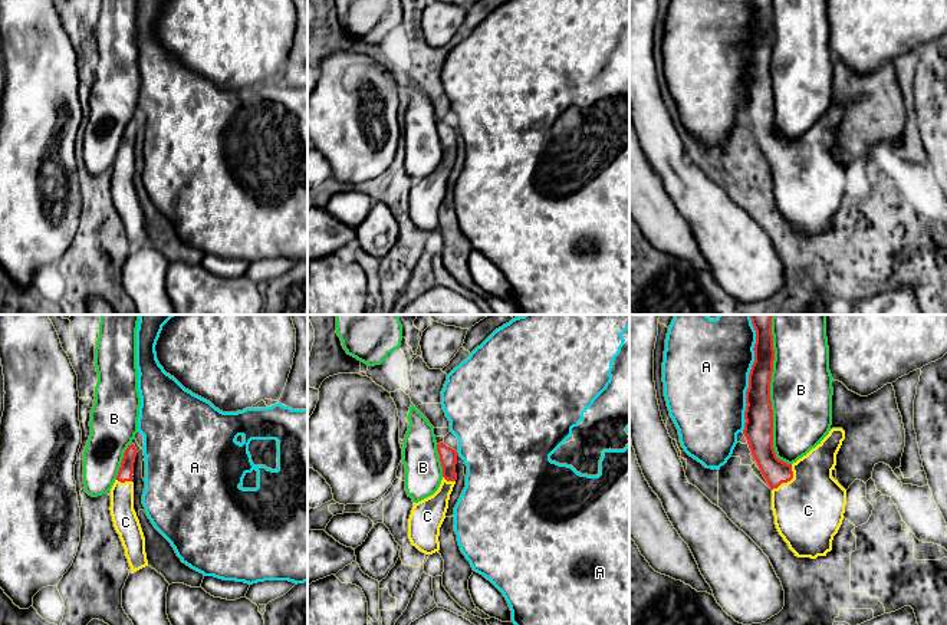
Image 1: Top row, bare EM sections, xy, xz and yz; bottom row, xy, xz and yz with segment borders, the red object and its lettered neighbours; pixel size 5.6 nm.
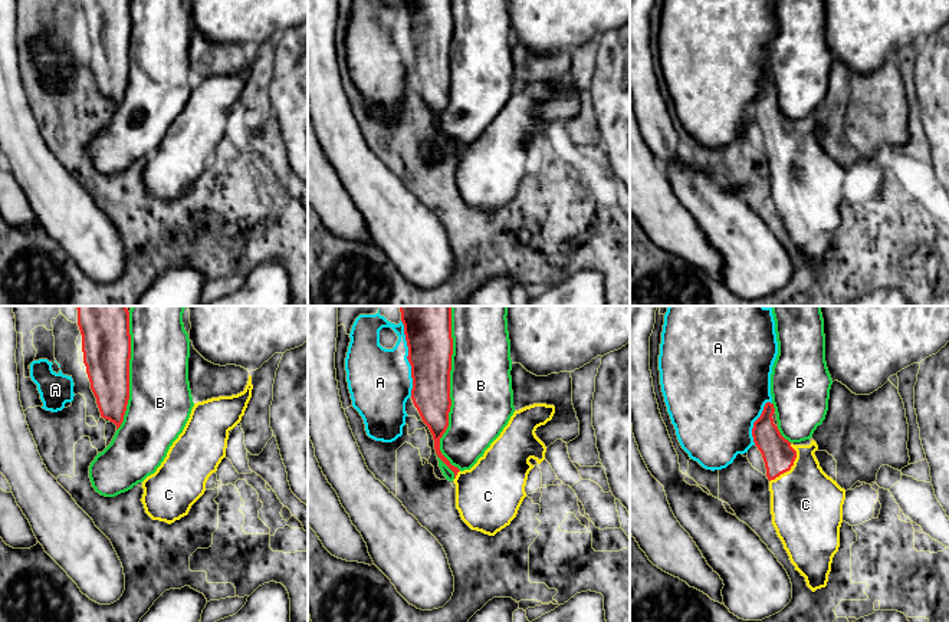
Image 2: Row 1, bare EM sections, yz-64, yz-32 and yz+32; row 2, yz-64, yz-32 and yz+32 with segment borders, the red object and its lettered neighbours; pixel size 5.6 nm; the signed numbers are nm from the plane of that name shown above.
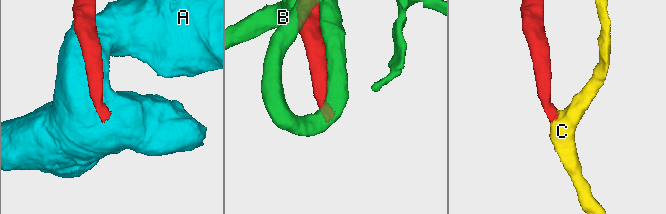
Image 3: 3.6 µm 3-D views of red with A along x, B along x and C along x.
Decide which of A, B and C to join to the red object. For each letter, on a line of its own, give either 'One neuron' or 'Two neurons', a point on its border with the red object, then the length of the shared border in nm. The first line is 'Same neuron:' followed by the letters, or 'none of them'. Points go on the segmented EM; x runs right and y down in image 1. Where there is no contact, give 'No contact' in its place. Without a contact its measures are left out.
Same neuron: C
A: Two neurons. Touches red at yz (749, 374). Shared border 650 nm
B: Two neurons. Touches red at yz (769, 392). Shared border 850 nm
C: One neuron. Touches red at yz (788, 480). Shared border 190 nm

